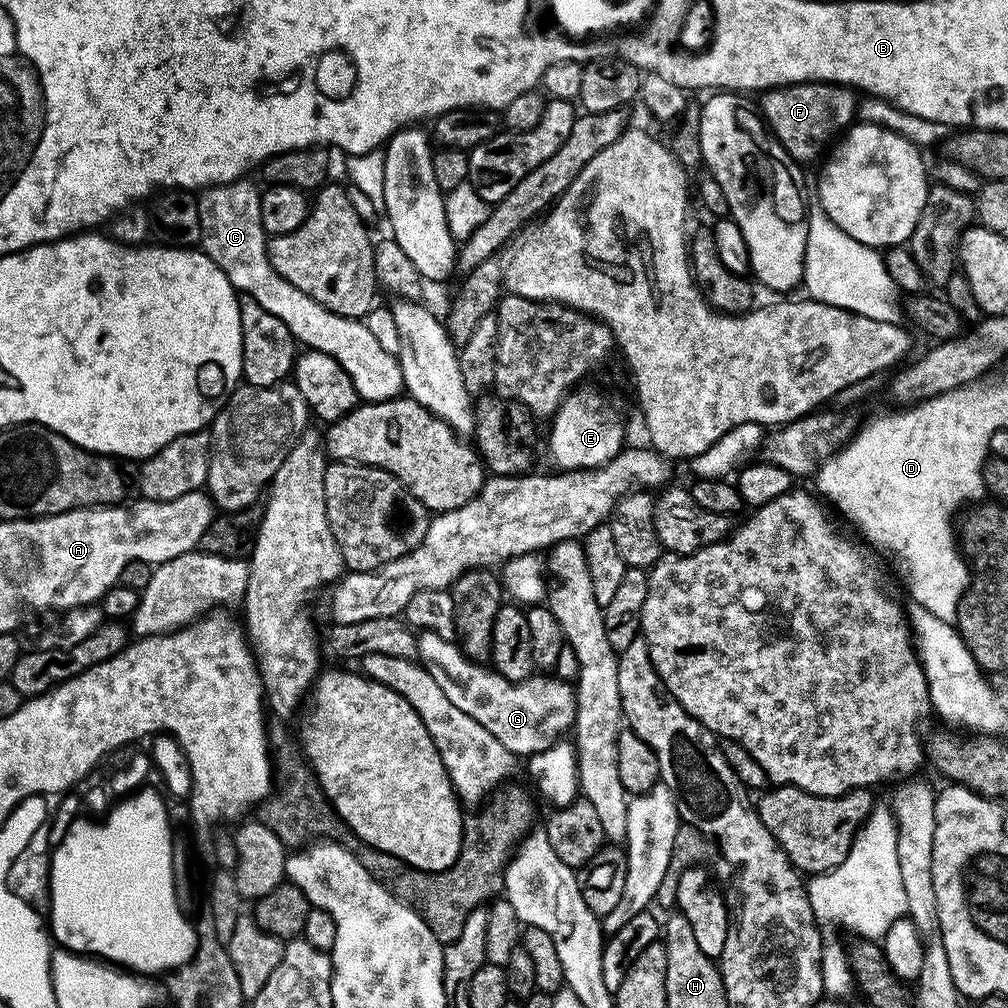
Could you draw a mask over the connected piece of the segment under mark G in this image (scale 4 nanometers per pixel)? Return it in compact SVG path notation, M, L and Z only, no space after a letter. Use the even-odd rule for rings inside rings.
M432 631L420 632L417 635L416 650L419 663L441 687L442 694L446 695L458 710L469 714L470 718L474 718L479 725L489 730L494 738L498 738L518 758L527 758L548 749L563 737L561 735L567 729L569 731L575 725L576 693L569 681L546 674L534 674L522 681L510 681L499 672L469 659L455 641L442 639Z

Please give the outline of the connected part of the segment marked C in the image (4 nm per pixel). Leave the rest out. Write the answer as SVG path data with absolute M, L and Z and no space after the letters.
M241 178L232 184L219 184L213 188L205 188L199 193L199 247L223 270L237 293L252 296L254 302L258 302L258 306L262 306L262 310L270 310L270 314L274 314L274 318L282 318L282 322L286 322L290 334L295 336L305 349L330 354L330 358L337 360L342 366L342 370L346 370L346 374L350 374L350 382L354 382L354 390L361 401L393 400L394 397L401 395L404 392L404 379L400 361L393 353L382 350L382 346L374 339L374 334L370 334L368 325L363 319L351 320L326 310L318 302L314 302L314 298L310 298L306 294L302 294L302 290L290 286L290 282L286 282L286 278L282 278L274 270L274 266L270 266L268 240L264 234L262 210L260 209L261 189L255 188L250 181L251 179Z

